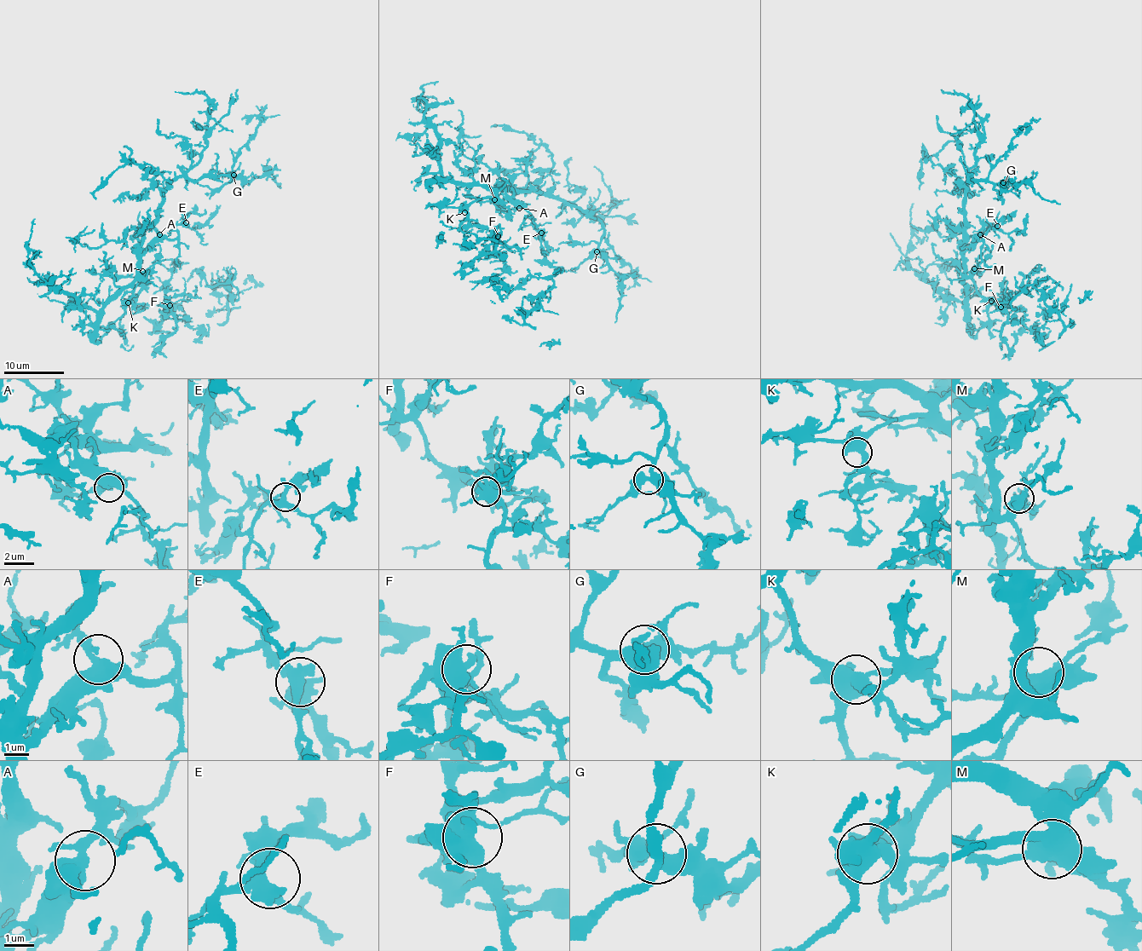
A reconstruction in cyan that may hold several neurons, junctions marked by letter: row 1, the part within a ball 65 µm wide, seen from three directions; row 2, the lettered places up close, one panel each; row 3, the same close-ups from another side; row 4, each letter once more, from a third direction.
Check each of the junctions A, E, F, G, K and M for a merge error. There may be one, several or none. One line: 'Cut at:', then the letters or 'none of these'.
Cut at: none of these

